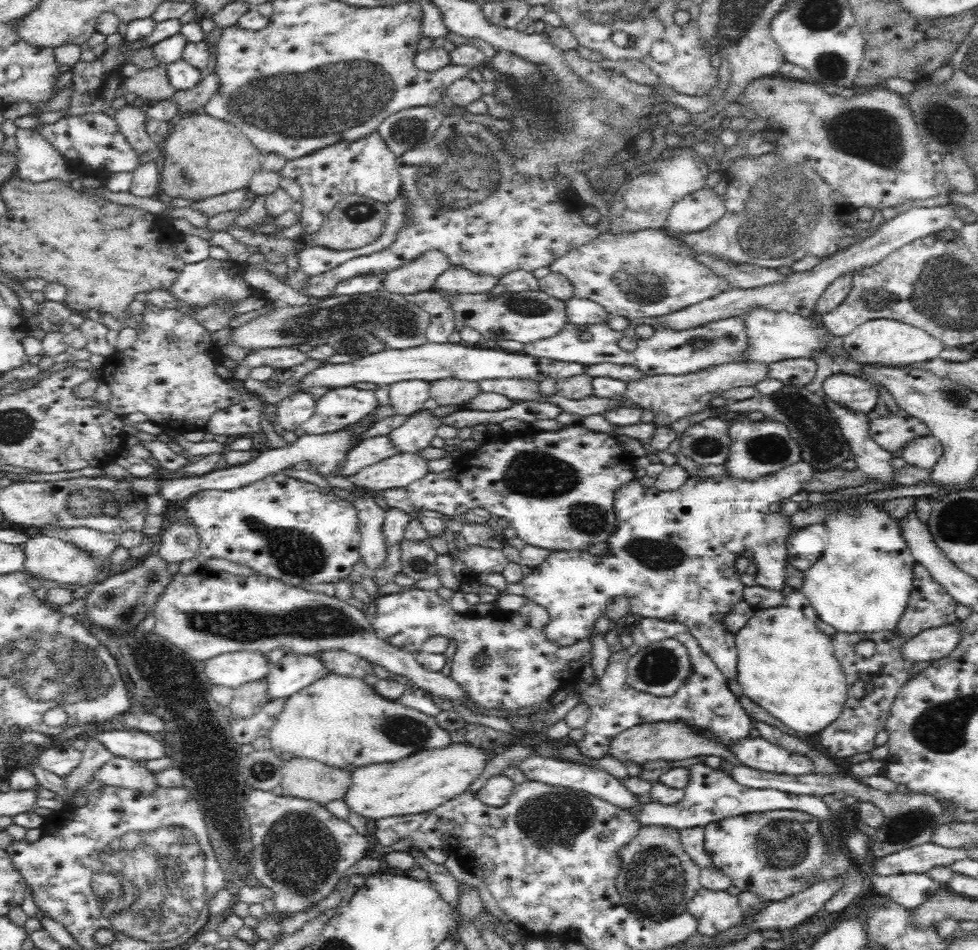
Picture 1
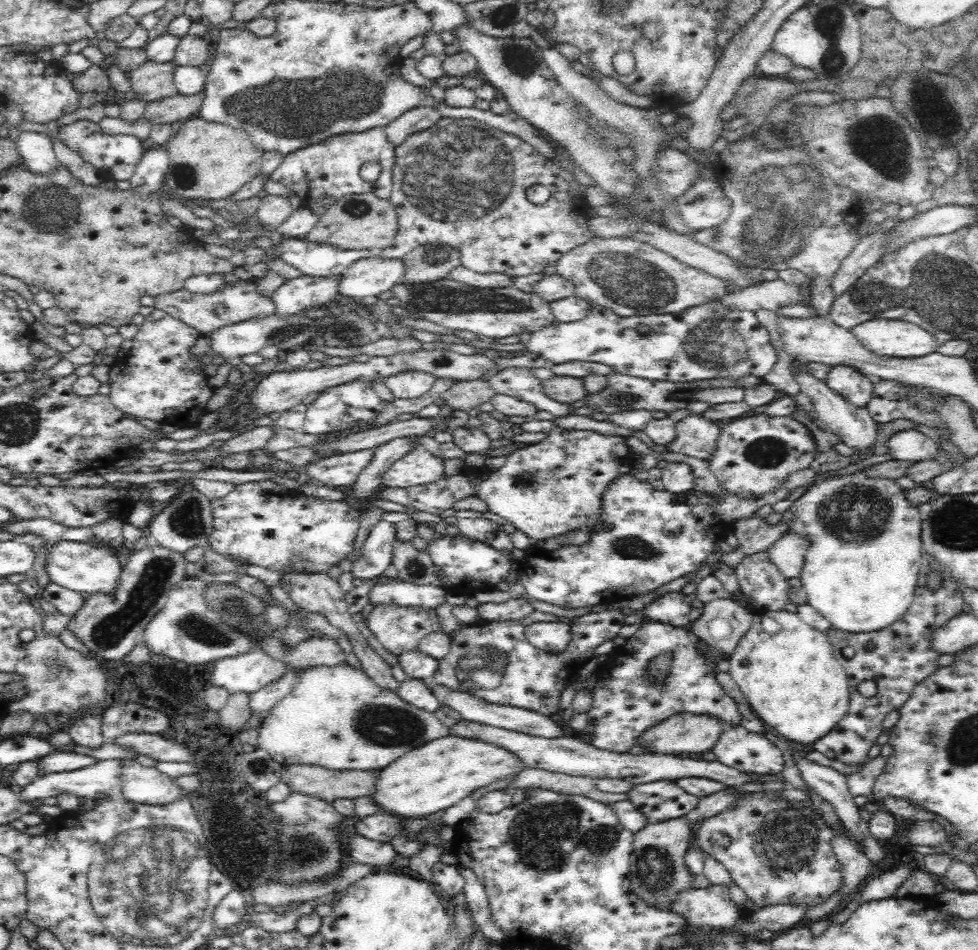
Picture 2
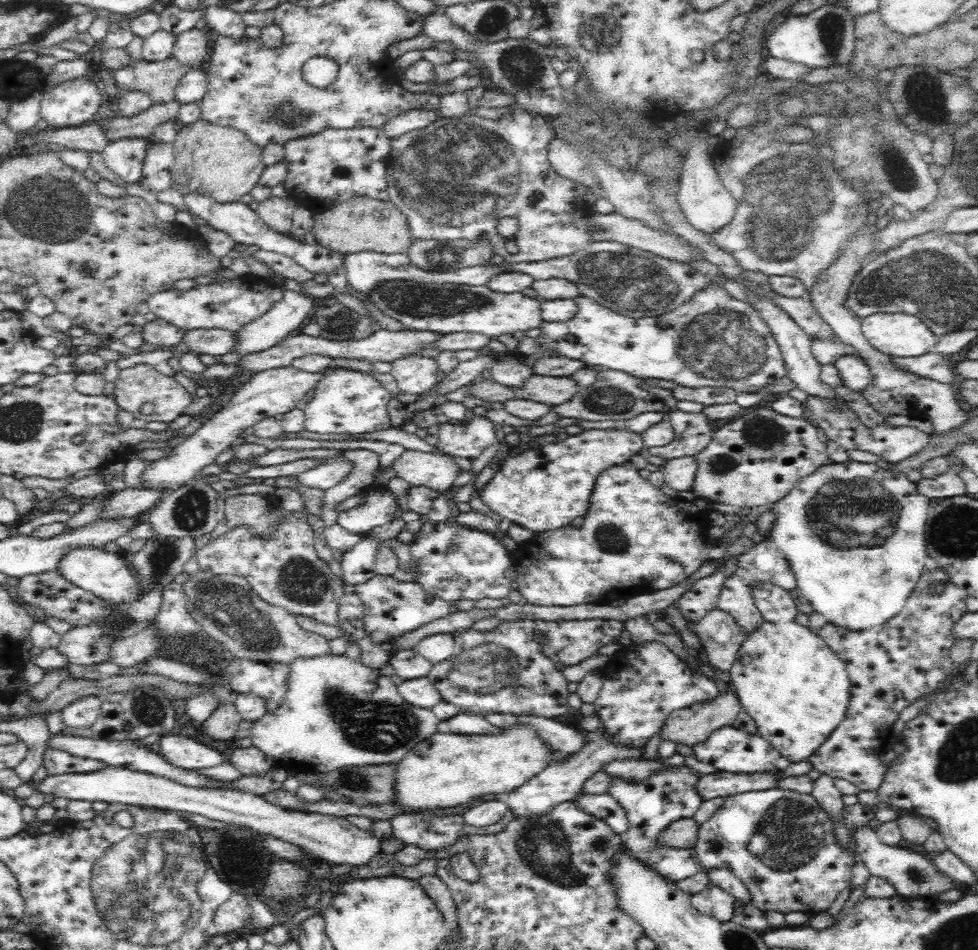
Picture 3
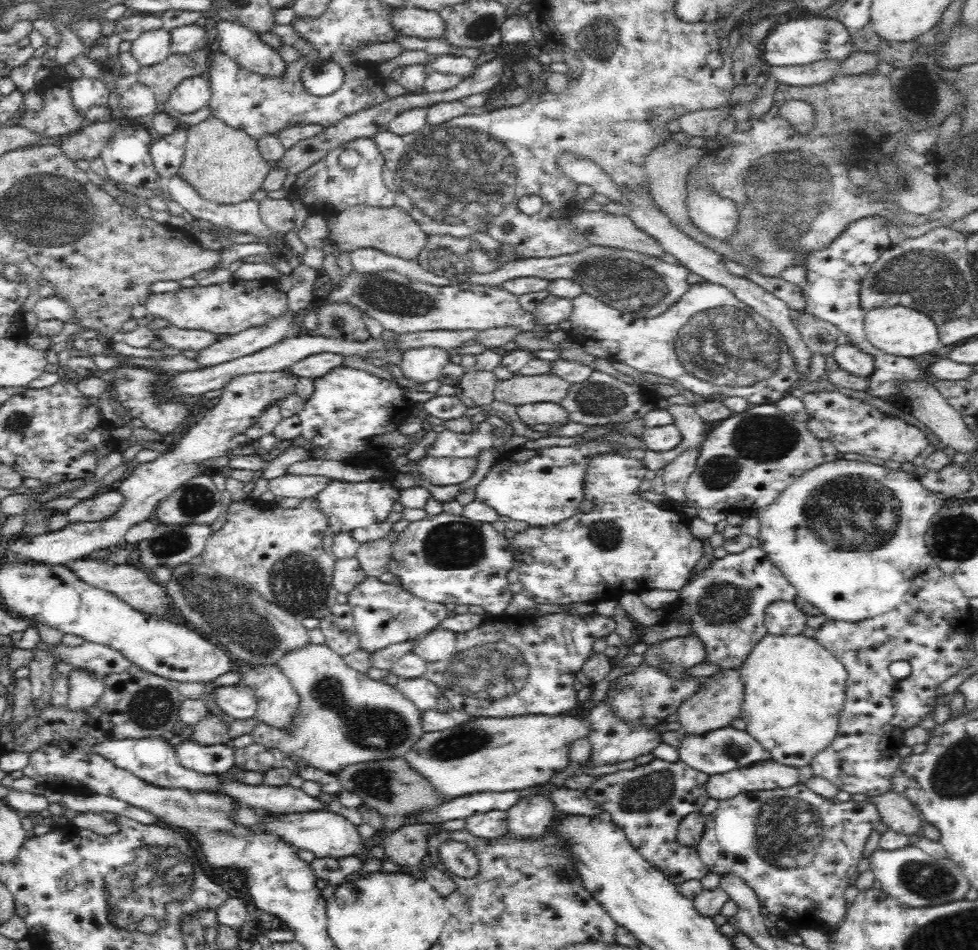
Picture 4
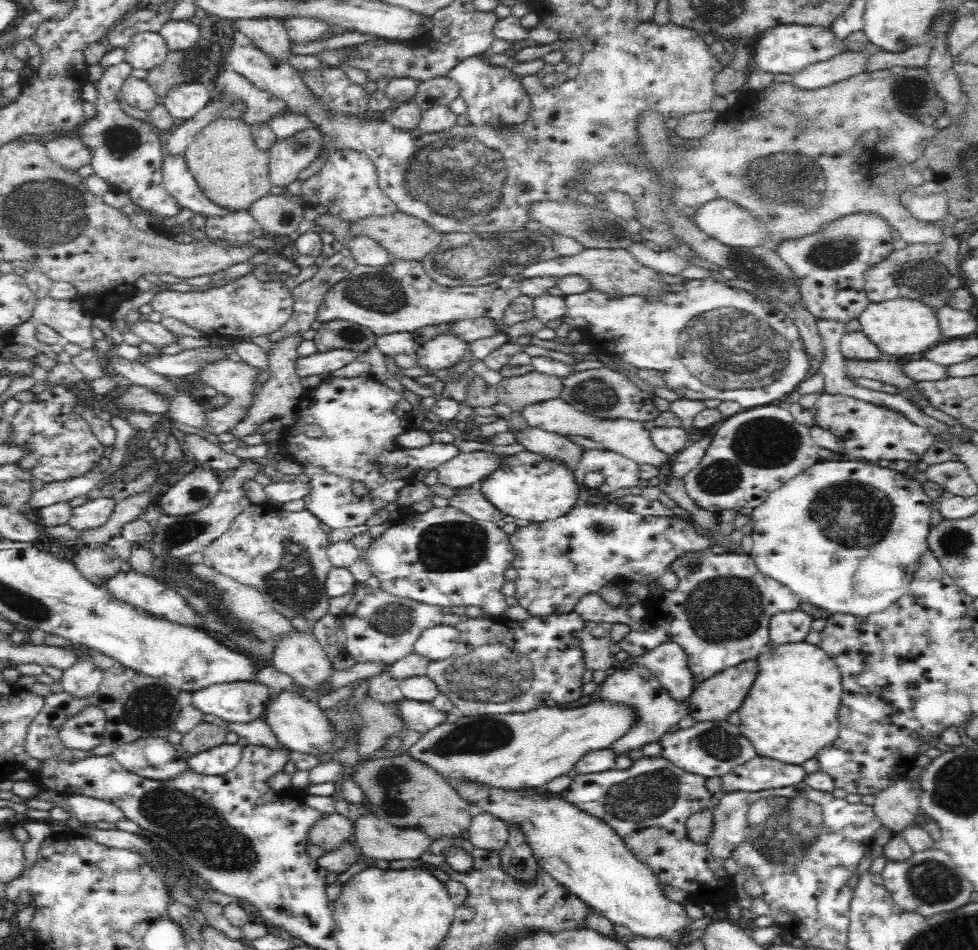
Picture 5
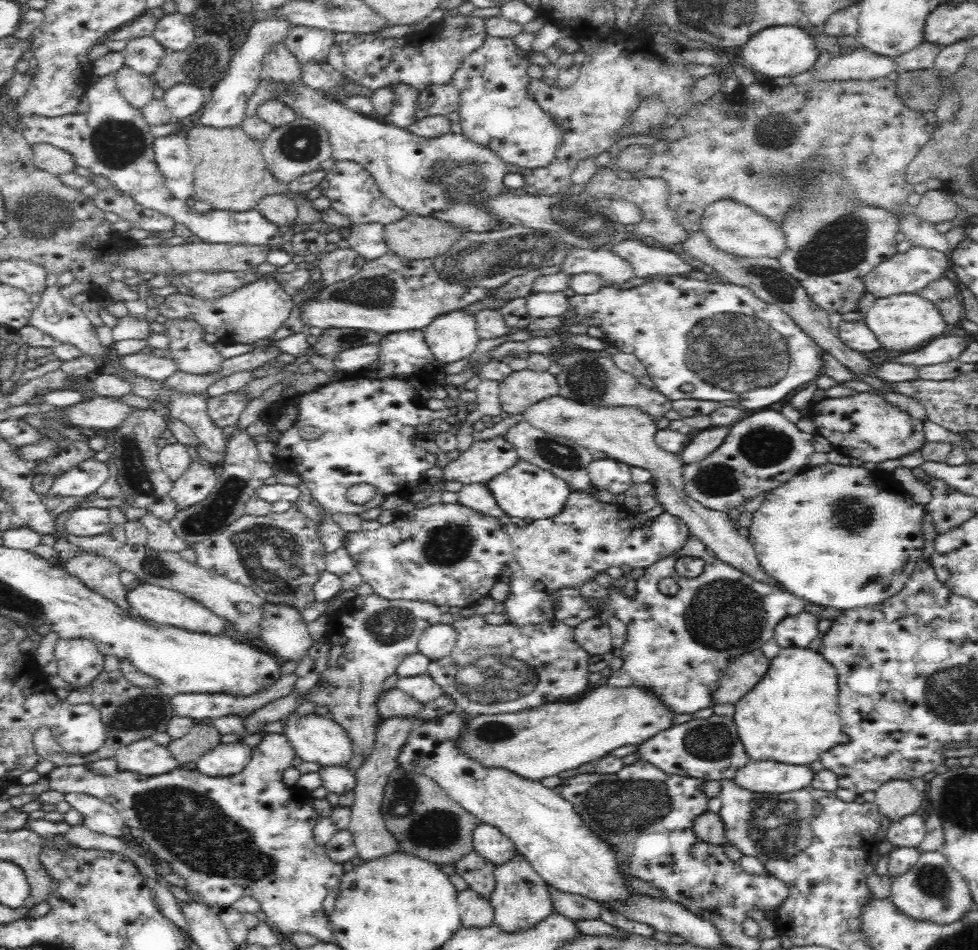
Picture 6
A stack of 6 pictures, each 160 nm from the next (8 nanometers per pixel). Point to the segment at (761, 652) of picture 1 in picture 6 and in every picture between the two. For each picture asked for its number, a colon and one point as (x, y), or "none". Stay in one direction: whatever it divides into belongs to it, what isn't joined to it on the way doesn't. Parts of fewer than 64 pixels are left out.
2: (793, 684)
3: (795, 688)
4: (794, 691)
5: (791, 712)
6: (791, 716)

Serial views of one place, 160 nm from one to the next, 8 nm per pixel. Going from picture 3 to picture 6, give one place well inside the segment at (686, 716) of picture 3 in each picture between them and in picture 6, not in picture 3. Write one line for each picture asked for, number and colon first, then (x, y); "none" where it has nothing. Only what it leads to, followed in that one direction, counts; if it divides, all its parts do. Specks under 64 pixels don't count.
4: (719, 700)
5: (716, 698)
6: (745, 671)

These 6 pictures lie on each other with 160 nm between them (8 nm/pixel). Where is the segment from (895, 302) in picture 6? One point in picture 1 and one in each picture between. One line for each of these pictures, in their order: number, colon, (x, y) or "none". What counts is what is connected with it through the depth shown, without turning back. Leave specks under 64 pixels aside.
1: (884, 341)
2: (896, 338)
3: (895, 333)
4: (901, 331)
5: (899, 326)

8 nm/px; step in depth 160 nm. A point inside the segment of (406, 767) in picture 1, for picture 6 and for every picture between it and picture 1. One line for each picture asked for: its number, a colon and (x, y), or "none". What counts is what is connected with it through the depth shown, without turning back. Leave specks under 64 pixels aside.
2: (437, 775)
3: (444, 770)
4: (484, 754)
5: (516, 750)
6: (536, 743)

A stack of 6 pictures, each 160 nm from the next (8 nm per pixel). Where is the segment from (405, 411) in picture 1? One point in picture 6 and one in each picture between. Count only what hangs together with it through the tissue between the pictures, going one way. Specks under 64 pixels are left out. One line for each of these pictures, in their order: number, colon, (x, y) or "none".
2: (409, 383)
3: (415, 374)
4: (419, 365)
5: (445, 349)
6: (451, 336)

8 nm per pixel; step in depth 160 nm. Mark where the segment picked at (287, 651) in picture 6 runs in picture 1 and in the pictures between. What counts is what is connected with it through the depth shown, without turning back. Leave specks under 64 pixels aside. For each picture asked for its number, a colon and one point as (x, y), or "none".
1: (340, 721)
2: (336, 717)
3: (337, 713)
4: (344, 718)
5: (298, 654)

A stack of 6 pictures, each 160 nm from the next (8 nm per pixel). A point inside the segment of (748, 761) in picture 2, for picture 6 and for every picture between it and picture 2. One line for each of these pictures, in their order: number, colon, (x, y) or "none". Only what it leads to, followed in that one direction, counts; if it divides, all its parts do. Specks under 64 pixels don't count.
3: (729, 749)
4: (718, 751)
5: (709, 748)
6: (708, 748)

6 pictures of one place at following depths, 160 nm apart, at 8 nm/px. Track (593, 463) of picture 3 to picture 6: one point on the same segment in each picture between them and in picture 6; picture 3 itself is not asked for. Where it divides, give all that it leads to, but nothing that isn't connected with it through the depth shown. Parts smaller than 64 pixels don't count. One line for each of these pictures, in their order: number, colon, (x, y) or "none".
4: (542, 487)
5: (525, 486)
6: (525, 491)

